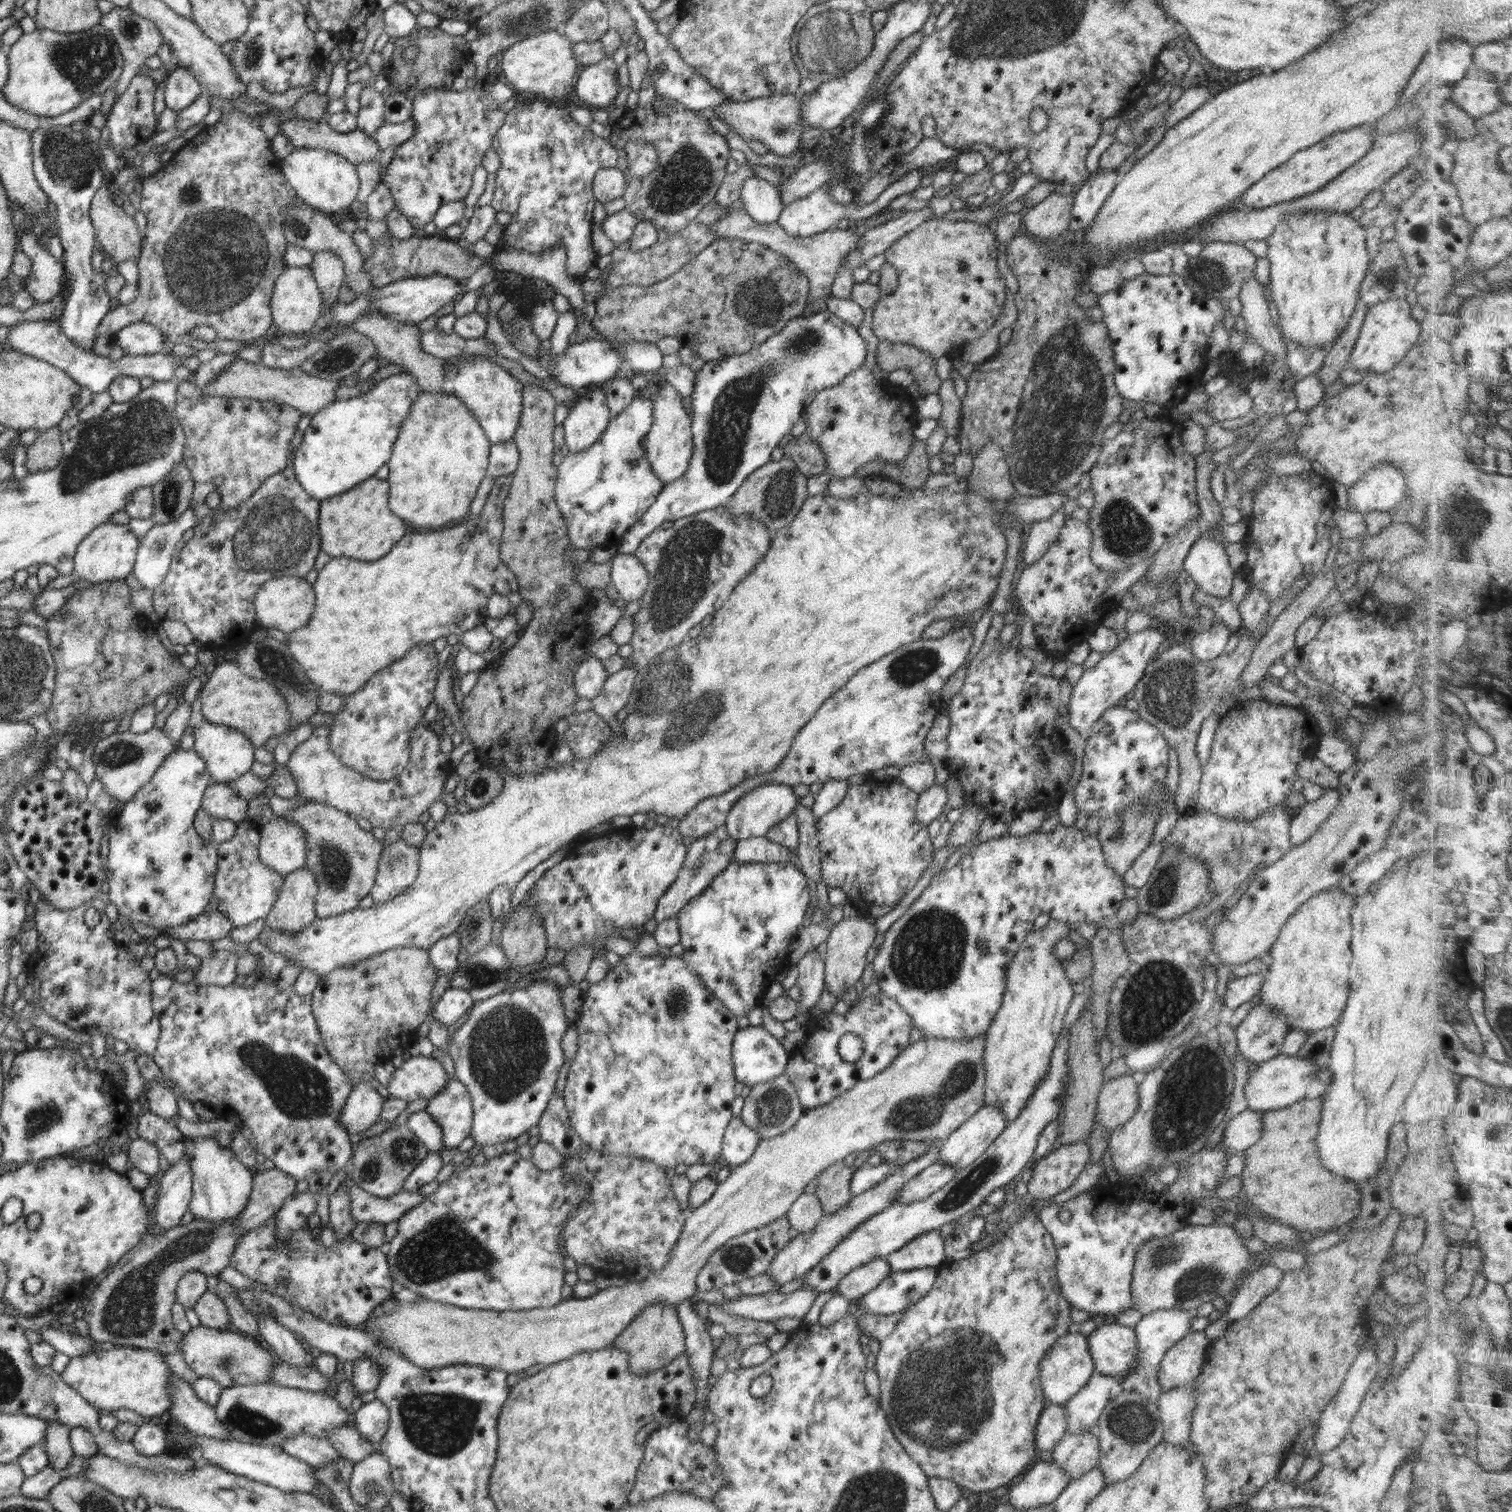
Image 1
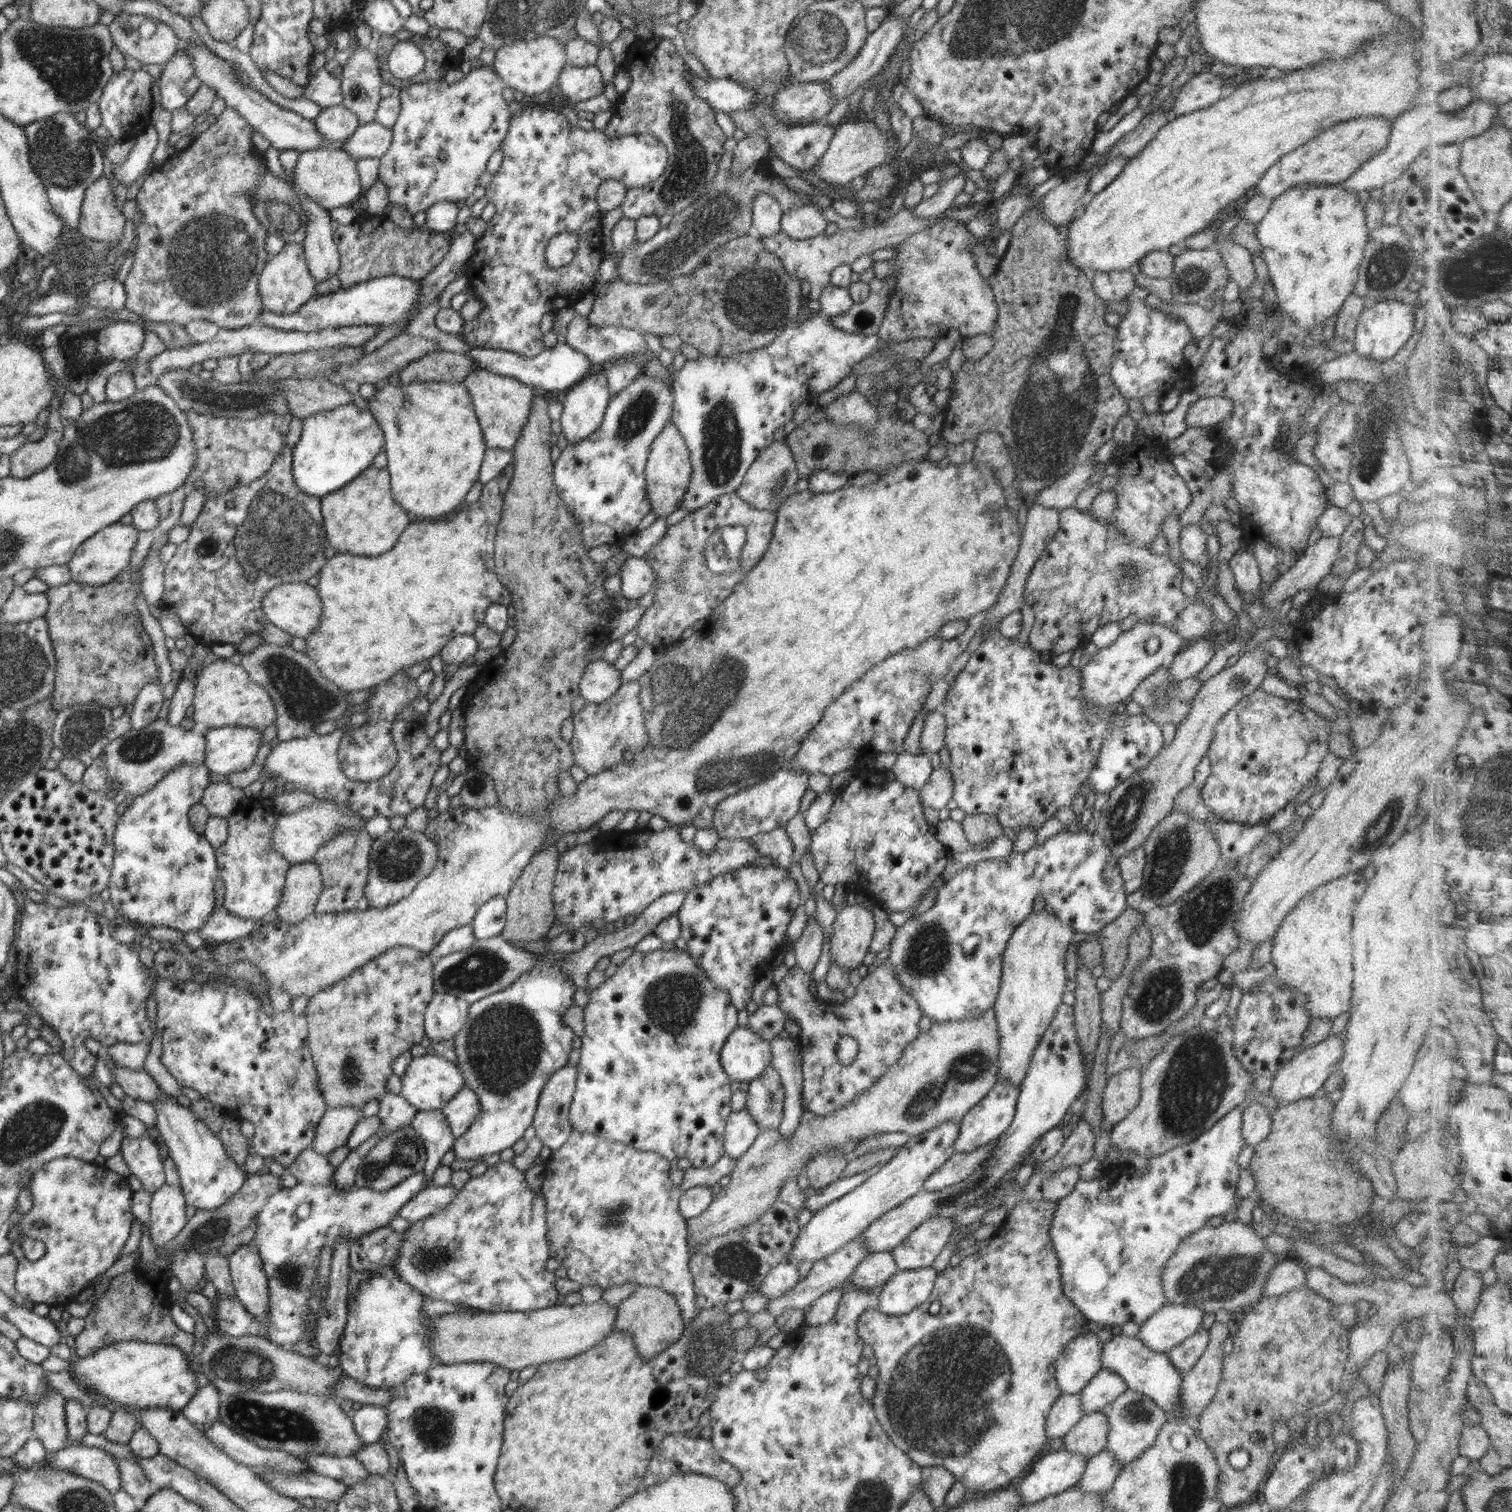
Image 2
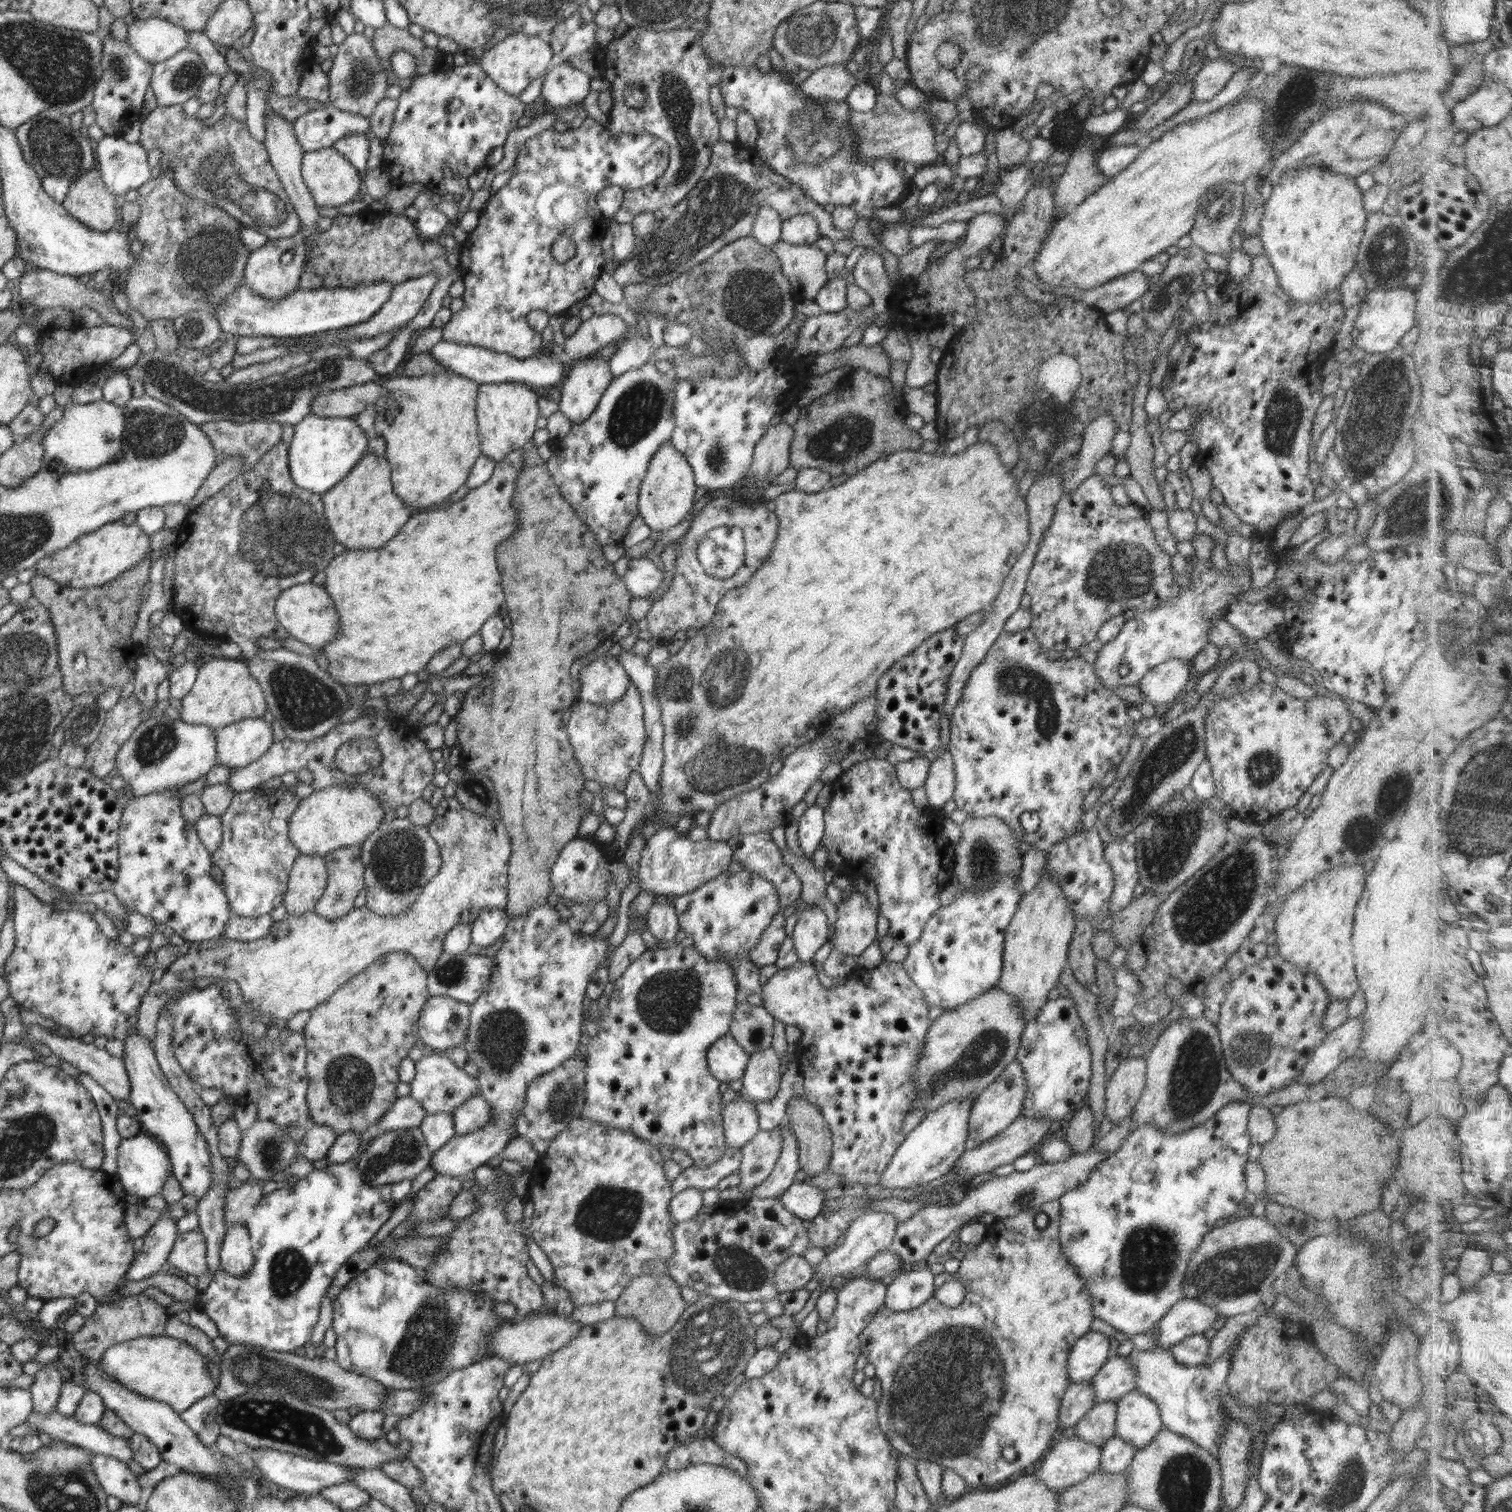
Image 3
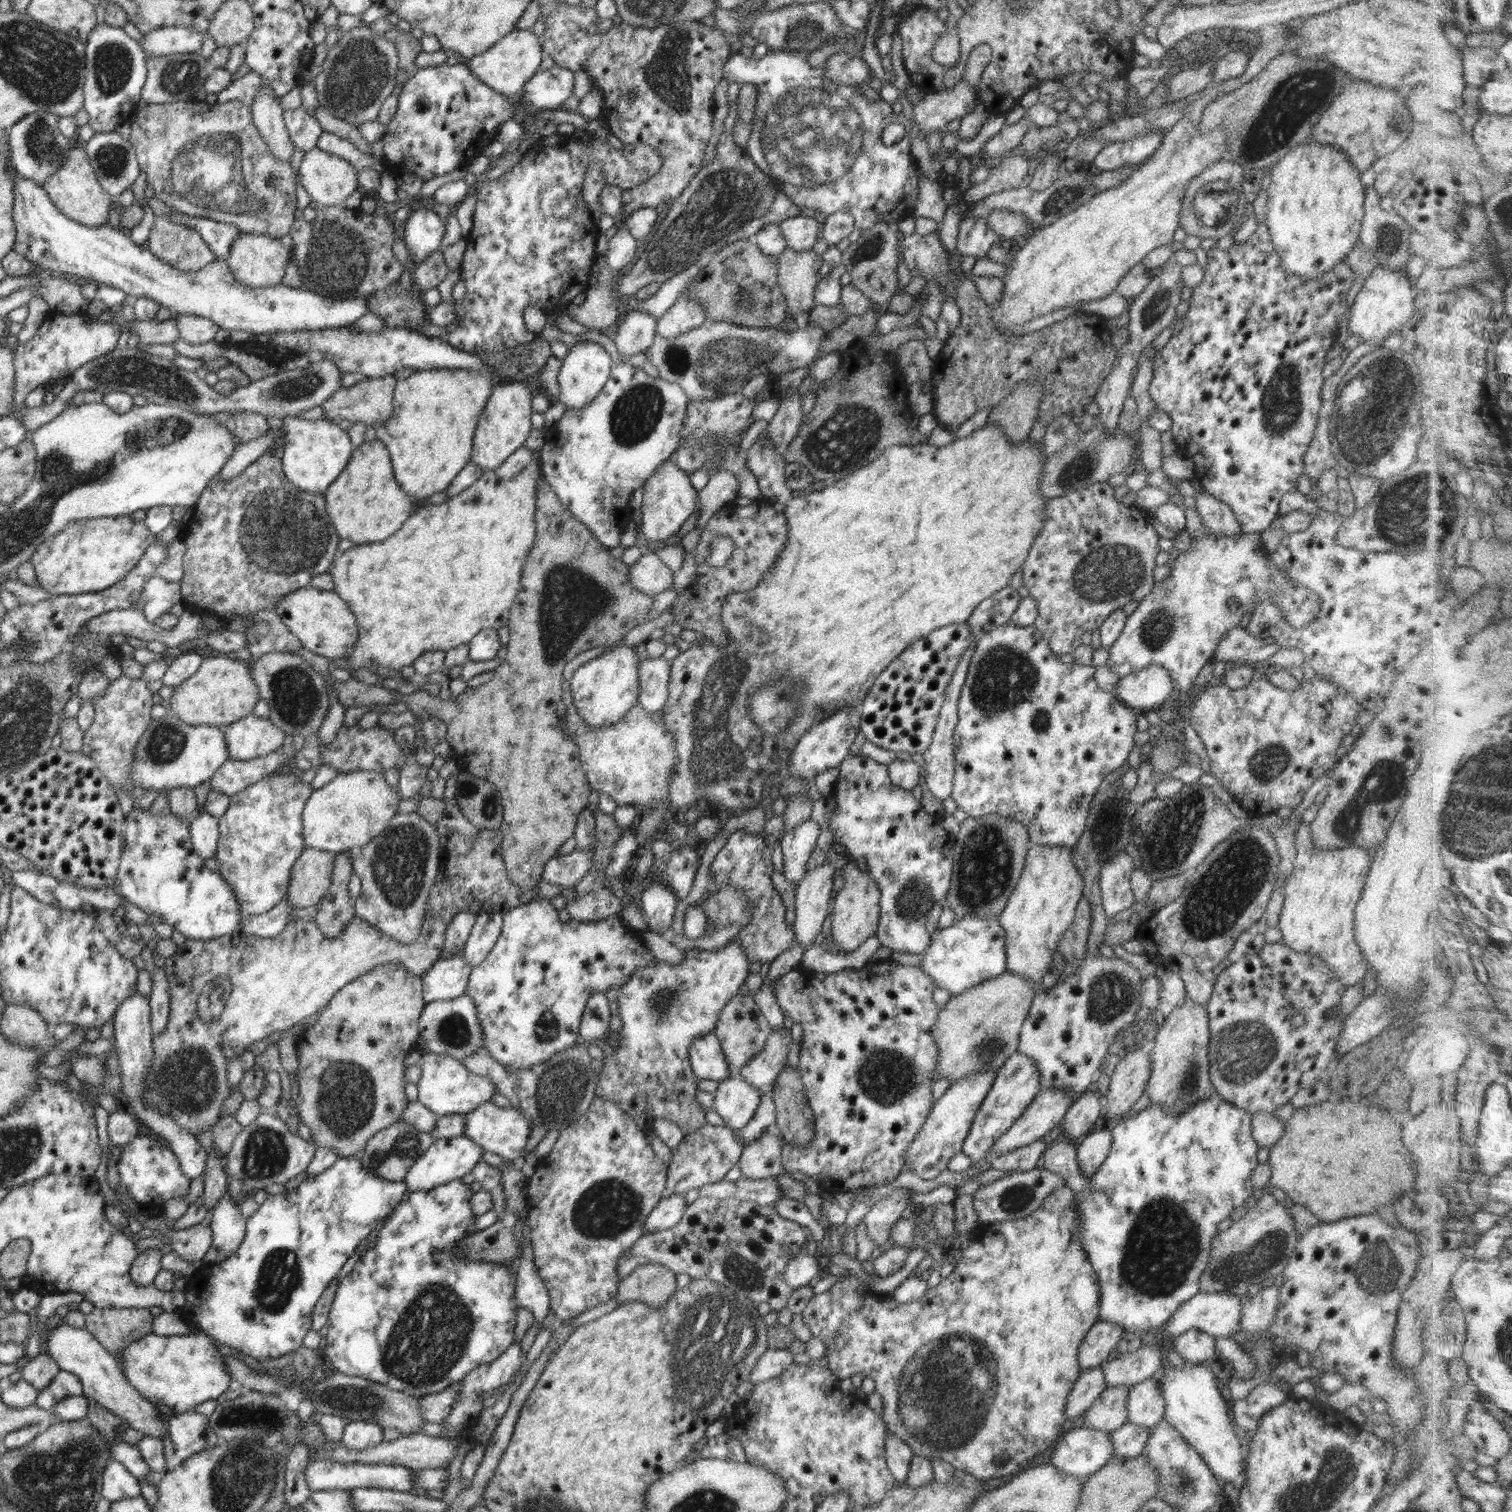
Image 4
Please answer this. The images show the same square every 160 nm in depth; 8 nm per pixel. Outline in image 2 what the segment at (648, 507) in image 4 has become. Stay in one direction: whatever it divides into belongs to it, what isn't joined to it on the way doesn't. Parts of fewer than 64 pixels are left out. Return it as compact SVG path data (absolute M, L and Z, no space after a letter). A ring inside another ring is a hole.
M670 421L662 429L662 432L658 433L650 445L650 452L648 453L645 489L651 504L651 511L658 514L658 517L666 518L676 512L689 487L690 477L691 460L688 447L679 428L676 428L676 425Z

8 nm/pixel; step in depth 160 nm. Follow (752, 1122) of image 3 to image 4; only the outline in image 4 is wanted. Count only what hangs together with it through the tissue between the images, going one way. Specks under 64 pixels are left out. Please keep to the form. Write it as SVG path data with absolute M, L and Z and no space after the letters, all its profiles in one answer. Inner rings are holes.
M733 1074L719 1081L711 1108L723 1118L724 1126L735 1132L753 1119L761 1095L742 1075Z

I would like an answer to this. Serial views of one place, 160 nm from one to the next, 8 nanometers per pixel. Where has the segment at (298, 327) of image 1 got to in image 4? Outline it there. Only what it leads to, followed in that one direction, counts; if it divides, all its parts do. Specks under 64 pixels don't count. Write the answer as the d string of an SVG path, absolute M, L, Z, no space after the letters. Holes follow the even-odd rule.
M242 233L232 241L229 255L224 261L236 280L242 284L260 288L281 284L286 265L291 262L292 255L293 247L288 249L280 243L280 239L254 233Z

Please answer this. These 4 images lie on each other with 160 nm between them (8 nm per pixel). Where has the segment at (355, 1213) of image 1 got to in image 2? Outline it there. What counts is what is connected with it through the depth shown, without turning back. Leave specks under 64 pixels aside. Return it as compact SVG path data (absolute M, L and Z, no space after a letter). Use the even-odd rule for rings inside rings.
M430 1185L415 1194L399 1211L398 1216L416 1222L444 1210L458 1193L452 1186Z

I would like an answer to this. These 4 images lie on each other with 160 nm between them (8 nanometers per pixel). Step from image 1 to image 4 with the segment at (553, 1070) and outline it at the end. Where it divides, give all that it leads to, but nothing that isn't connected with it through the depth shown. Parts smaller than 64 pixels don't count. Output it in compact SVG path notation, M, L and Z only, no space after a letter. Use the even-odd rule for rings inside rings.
M543 897L530 903L524 902L508 912L503 912L503 927L500 936L496 944L492 947L492 950L488 953L488 956L471 970L466 988L466 995L472 1000L472 1004L476 1008L476 1016L478 1016L478 1022L480 1022L480 1028L482 1030L484 1050L490 1054L492 1060L496 1060L496 1063L502 1064L506 1068L506 1072L510 1075L516 1075L518 1072L526 1070L526 1068L536 1066L536 1064L546 1064L558 1052L562 1052L562 1050L566 1050L569 1046L580 1042L579 1026L581 1024L582 1014L589 997L593 993L606 994L607 992L614 992L614 989L616 991L620 990L622 986L629 982L630 977L639 968L647 966L649 962L653 962L653 959L653 954L650 952L650 949L643 943L641 933L624 925L624 920L618 914L590 922L572 918L563 922L560 920L554 906L552 906L548 899ZM464 1136L434 1140L432 1146L429 1146L409 1168L403 1181L407 1184L407 1190L414 1192L430 1190L451 1180L461 1179L464 1174L471 1172L475 1164L478 1164L484 1151L481 1146Z

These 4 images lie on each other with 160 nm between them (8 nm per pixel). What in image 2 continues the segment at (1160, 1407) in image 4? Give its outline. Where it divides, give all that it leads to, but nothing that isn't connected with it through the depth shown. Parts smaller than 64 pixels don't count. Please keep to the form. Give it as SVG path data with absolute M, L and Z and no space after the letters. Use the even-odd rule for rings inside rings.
M1130 1389L1123 1392L1101 1411L1107 1416L1109 1422L1106 1450L1119 1460L1122 1469L1137 1459L1146 1448L1153 1446L1159 1430L1166 1422L1165 1412L1154 1401Z

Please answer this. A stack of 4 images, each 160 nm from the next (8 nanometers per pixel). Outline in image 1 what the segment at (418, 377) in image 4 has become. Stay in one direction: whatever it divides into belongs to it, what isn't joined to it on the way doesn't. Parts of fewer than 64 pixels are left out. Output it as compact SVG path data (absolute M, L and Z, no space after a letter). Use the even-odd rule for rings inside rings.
M420 391L409 415L402 421L387 462L389 508L406 524L429 530L454 526L470 515L470 503L484 476L487 475L491 442L468 407L454 394Z

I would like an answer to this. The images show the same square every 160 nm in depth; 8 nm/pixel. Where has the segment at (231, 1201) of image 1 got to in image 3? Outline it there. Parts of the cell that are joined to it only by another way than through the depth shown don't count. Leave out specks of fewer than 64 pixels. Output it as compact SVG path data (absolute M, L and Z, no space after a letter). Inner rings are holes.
M138 1029L128 1034L124 1041L124 1065L128 1073L131 1091L127 1102L132 1114L138 1119L143 1131L152 1137L158 1137L168 1148L168 1156L173 1168L173 1175L182 1185L185 1193L200 1200L213 1181L211 1158L206 1140L198 1131L194 1117L185 1109L185 1104L170 1088L167 1078L162 1074L151 1037L144 1038Z

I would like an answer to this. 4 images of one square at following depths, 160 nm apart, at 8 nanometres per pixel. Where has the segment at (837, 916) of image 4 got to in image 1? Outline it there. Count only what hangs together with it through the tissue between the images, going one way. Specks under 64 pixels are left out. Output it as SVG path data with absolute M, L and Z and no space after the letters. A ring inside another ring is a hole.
M861 917L843 918L830 931L823 961L825 962L825 982L828 984L828 991L836 998L842 999L844 993L854 988L854 984L861 978L868 964L866 952L872 946L876 935L876 928L871 920Z

